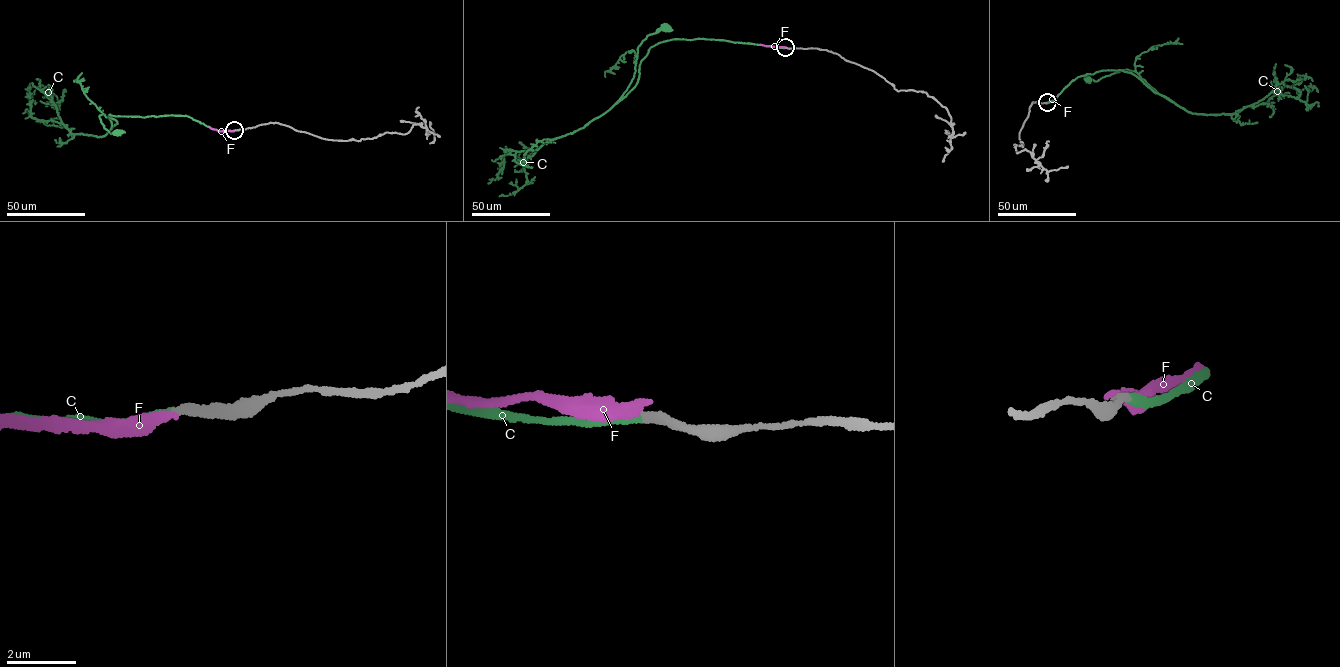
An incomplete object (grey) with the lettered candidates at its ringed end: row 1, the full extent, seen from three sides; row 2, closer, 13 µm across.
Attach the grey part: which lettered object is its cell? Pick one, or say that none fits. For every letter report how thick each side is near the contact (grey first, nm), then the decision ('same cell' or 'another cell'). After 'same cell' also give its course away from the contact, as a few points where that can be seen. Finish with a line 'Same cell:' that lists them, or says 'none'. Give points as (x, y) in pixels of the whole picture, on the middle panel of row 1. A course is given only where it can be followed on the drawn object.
C: 240 nm thick on the grey side, 220 nm on the other; same cell; it runs (785, 48), (701, 38), (658, 42), (641, 61), (636, 84), (619, 101), (635, 70), (637, 47), (665, 27)
F: 240 nm thick on the grey side, 400 nm on the other; another cell
Same cell: C

